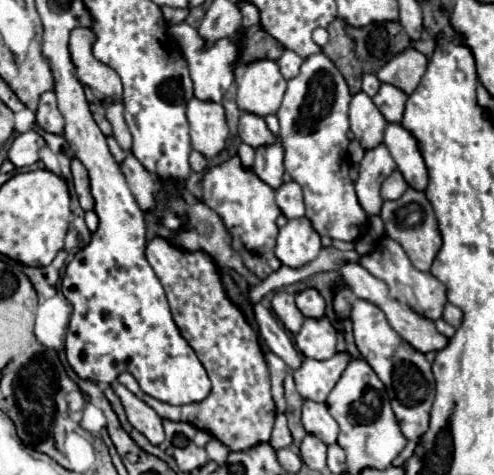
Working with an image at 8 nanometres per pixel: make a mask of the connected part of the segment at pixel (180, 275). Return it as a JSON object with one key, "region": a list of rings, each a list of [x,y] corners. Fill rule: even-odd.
{"region":[[[155,236],[147,244],[145,256],[165,288],[179,332],[203,362],[213,390],[203,402],[171,406],[161,404],[159,400],[153,400],[151,396],[141,392],[137,380],[129,372],[119,374],[117,382],[129,388],[137,398],[147,402],[161,418],[189,422],[195,428],[215,436],[219,442],[229,446],[231,452],[247,450],[253,444],[269,442],[275,420],[269,368],[261,352],[257,332],[247,322],[245,312],[229,298],[215,260],[203,250],[181,250],[161,236]]]}

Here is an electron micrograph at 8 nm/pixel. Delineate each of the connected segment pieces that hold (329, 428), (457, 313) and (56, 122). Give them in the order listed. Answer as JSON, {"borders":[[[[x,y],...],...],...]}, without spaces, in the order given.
{"borders":[[[[305,400],[303,402],[303,426],[305,426],[305,430],[309,434],[315,434],[325,444],[337,442],[339,426],[337,426],[335,418],[329,414],[325,404],[319,404],[319,402],[313,402],[313,400]]],[[[445,304],[443,320],[445,320],[447,324],[459,328],[459,326],[461,326],[461,320],[463,320],[463,312],[461,312],[457,306],[453,306],[453,304]]],[[[45,92],[39,100],[39,108],[37,108],[37,124],[45,130],[45,132],[53,132],[53,134],[61,134],[63,132],[63,116],[57,108],[57,100],[53,92]]]]}

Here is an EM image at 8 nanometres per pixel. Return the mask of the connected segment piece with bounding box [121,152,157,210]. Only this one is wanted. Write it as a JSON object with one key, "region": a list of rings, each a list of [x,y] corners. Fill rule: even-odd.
{"region":[[[129,152],[127,158],[121,162],[121,172],[123,172],[137,204],[143,210],[151,210],[155,206],[153,194],[157,192],[157,182],[153,182],[153,176],[145,170],[145,166],[135,158],[133,152]]]}

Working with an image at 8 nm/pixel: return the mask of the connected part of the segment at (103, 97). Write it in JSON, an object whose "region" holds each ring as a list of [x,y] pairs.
{"region":[[[75,28],[69,38],[69,50],[73,56],[73,64],[77,68],[77,76],[84,87],[89,87],[101,102],[123,100],[123,84],[117,72],[109,66],[101,64],[93,56],[95,34],[89,28]]]}

